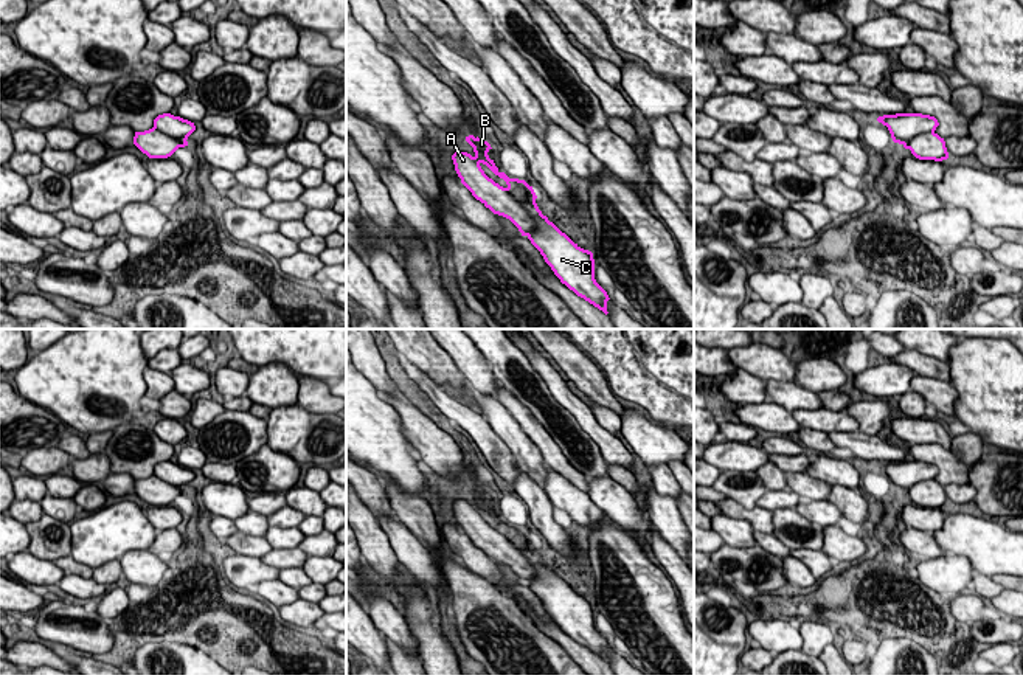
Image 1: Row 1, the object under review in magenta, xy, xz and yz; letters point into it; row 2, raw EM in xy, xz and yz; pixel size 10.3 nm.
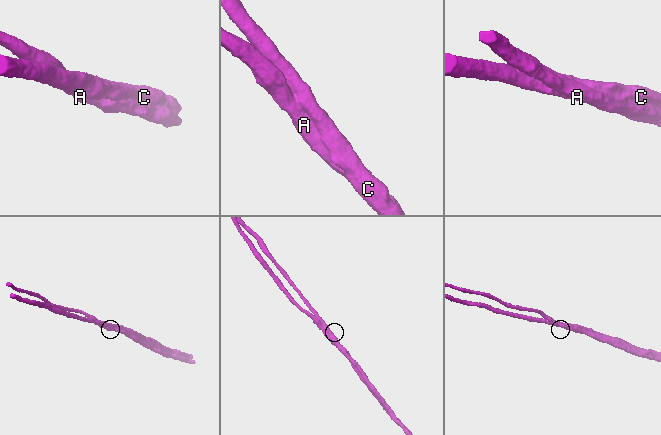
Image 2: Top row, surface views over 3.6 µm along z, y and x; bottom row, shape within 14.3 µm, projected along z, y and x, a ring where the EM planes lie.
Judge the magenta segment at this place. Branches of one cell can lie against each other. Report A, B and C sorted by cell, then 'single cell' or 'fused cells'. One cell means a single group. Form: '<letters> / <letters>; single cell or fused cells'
A / B C; fused cells

